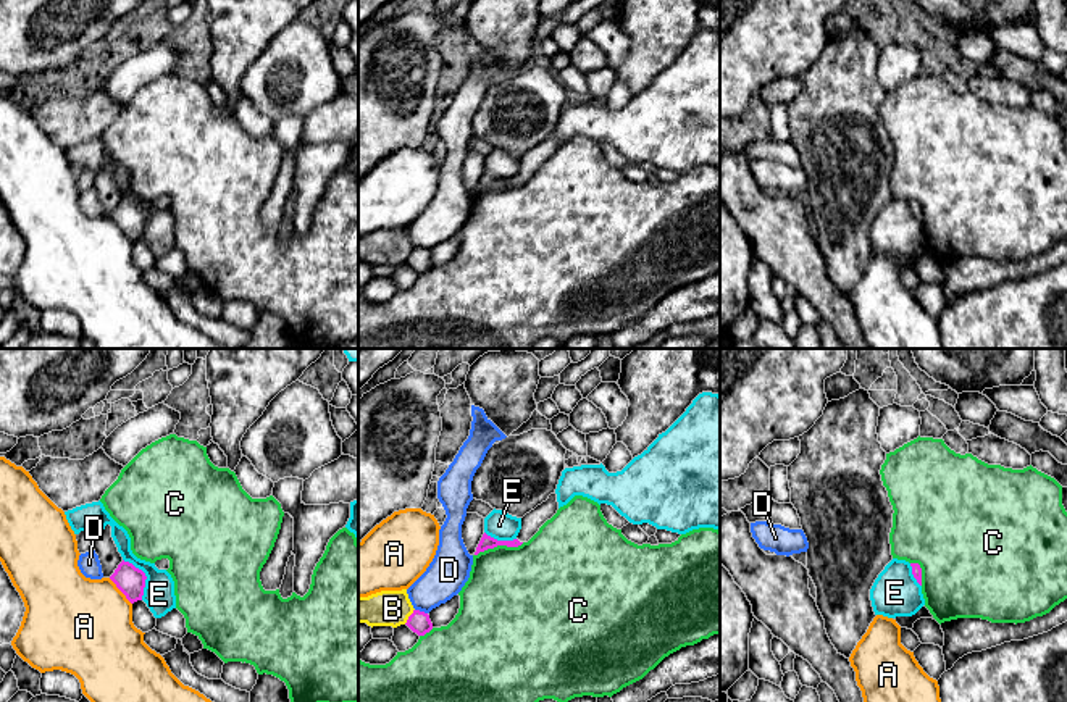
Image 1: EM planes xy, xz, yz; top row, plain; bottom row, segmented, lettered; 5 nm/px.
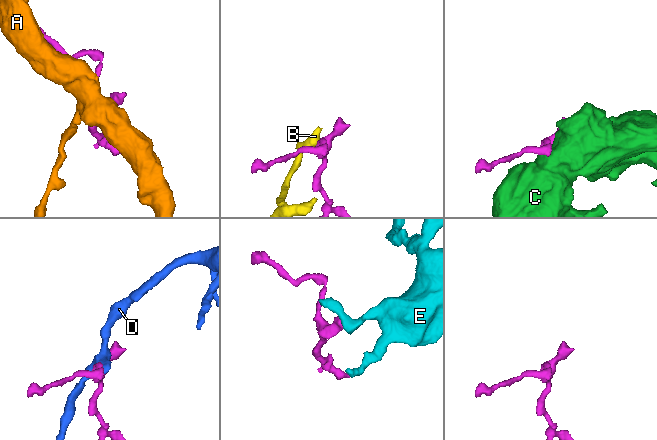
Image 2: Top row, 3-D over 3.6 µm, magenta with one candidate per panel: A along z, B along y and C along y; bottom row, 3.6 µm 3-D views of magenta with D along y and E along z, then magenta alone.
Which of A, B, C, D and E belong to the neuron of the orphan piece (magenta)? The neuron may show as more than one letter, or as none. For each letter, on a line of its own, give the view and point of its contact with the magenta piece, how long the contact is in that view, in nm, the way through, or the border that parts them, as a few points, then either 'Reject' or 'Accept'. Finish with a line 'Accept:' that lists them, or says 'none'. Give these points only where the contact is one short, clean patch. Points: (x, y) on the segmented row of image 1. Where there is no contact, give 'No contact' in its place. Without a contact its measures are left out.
A: Touches magenta at xy (120, 589). Shared border 180 nm. Reject
B: Touches magenta at xz (409, 617). Shared border 90 nm. Boundary: xz (414, 609), (404, 623). Reject
C: Touches magenta at xz (499, 544). Shared border 260 nm. Reject
D: Touches magenta at xz (422, 612). Shared border 70 nm. Reject
E: Touches magenta at xy (146, 576). Shared border 220 nm. Boundary: xy (123, 559), (138, 567), (146, 576), (142, 599). Reject
Accept: none

